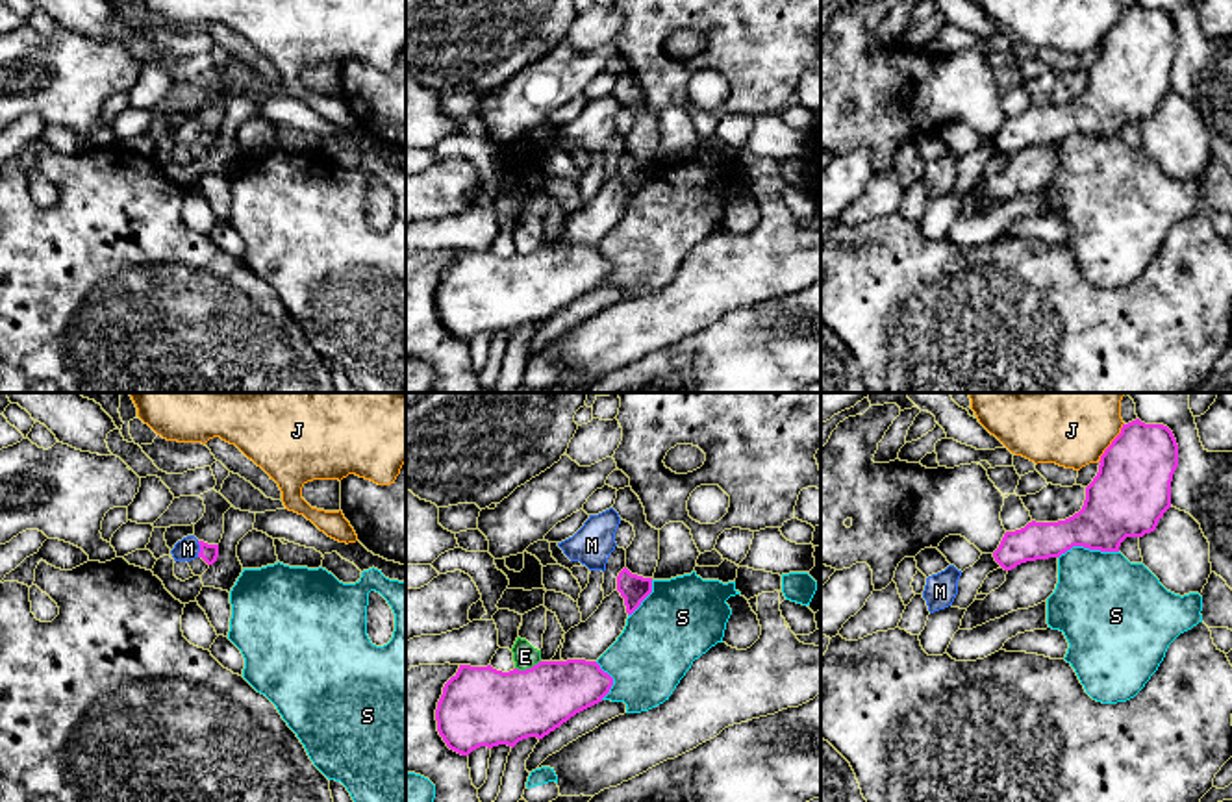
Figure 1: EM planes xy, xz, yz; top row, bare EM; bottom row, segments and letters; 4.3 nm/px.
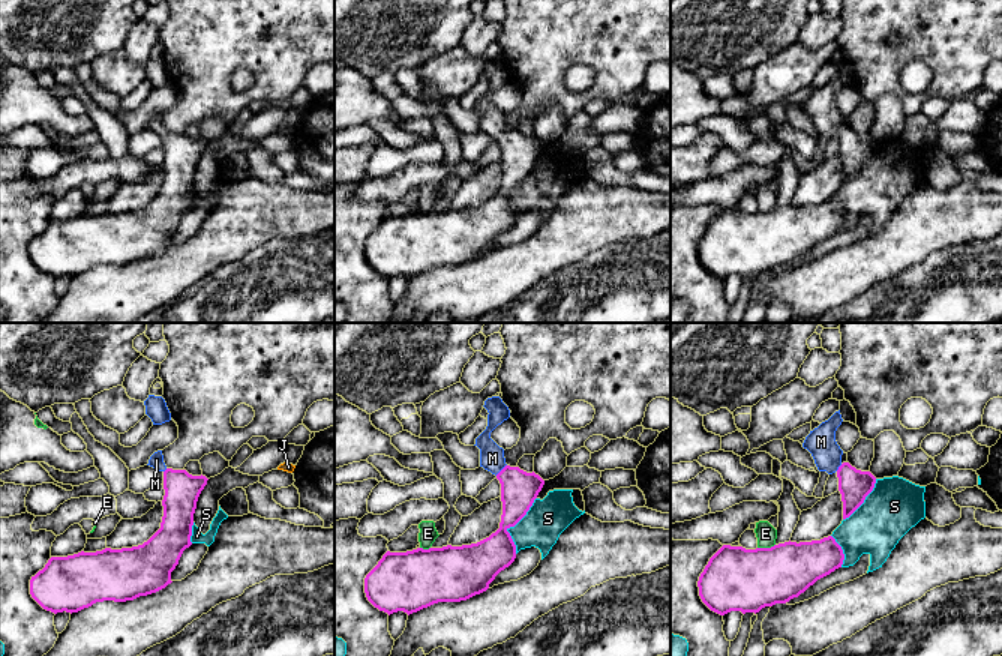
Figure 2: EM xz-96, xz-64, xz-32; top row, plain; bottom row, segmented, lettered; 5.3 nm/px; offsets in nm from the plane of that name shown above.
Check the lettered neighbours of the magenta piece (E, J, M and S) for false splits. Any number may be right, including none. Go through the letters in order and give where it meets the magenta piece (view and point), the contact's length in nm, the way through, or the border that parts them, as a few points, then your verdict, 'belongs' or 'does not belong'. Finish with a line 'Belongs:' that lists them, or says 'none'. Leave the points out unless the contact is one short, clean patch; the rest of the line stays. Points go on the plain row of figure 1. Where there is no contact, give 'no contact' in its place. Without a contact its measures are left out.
E: contact xz (527, 254); length 120 nm; does not belong
J: contact yz (1112, 28); length 200 nm; does not belong
M: contact xy (201, 134); length 70 nm; way xy (208, 137), (201, 134), (188, 134); belongs
S: contact yz (1088, 132); length 260 nm; does not belong
Belongs: M

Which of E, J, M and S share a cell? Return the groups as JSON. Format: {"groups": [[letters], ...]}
{"groups": [["E"], ["J"], ["M"], ["S"]]}

